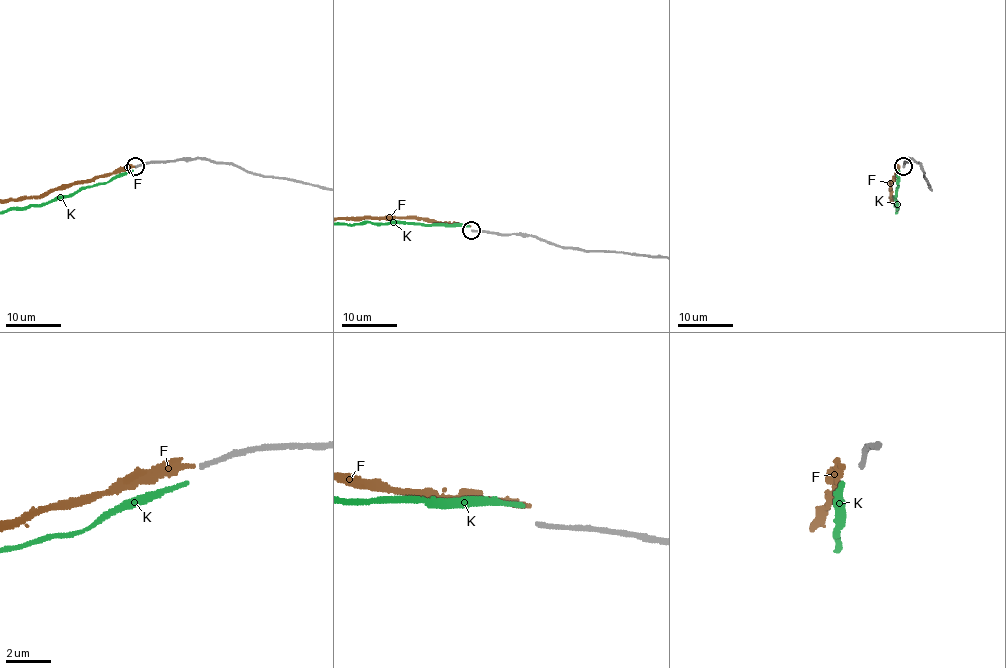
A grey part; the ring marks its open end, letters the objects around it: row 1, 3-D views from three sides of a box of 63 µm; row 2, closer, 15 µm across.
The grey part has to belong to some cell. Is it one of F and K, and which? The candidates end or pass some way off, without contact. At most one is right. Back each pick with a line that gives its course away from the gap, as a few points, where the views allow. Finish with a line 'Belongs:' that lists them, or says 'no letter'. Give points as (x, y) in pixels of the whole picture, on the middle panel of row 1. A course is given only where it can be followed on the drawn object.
Belongs: no letter

